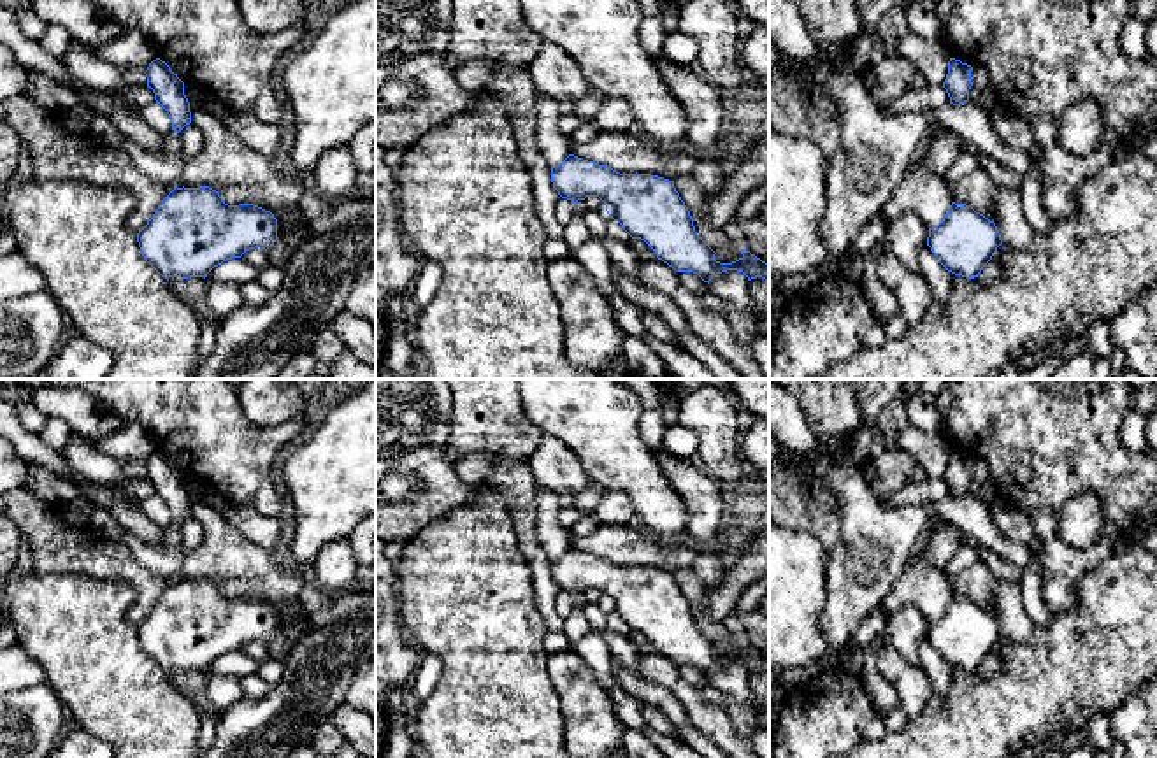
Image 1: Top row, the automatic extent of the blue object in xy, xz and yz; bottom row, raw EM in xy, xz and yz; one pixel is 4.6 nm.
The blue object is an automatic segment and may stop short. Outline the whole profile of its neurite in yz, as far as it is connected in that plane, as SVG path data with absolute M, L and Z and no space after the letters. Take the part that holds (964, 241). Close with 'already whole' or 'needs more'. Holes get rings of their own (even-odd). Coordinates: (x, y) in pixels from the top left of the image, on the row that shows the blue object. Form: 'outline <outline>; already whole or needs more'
outline M952 202L938 226L929 228L927 246L952 274L978 277L1002 244L994 221L971 205Z; already whole

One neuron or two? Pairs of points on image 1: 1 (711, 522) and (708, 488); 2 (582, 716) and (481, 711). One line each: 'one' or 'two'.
1: one
2: two

